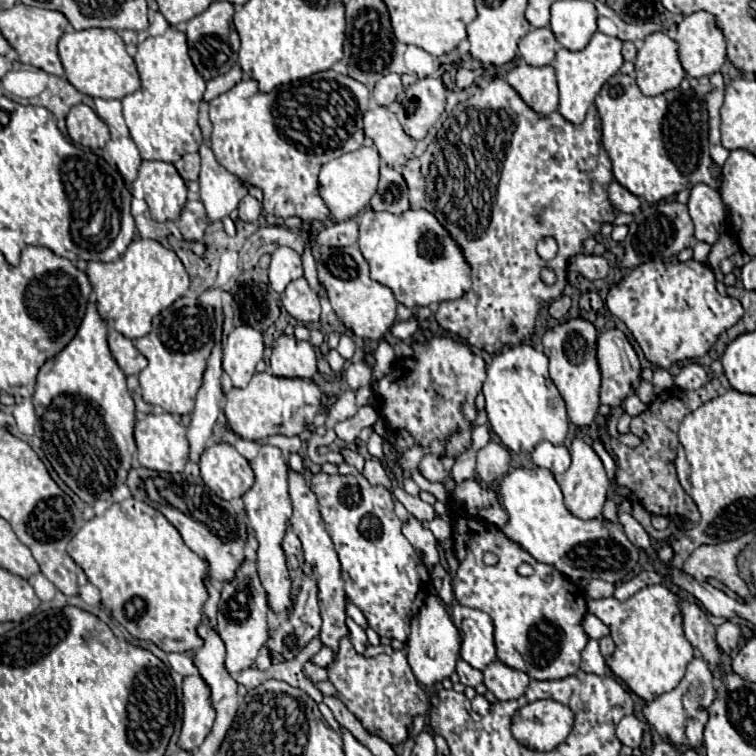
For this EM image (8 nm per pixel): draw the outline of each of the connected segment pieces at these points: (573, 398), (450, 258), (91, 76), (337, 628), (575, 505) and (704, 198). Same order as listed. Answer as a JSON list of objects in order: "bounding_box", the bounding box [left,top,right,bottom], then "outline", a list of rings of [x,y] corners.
[{"bounding_box":[543,317,601,427],"outline":[[[581,317],[559,323],[543,335],[543,351],[549,357],[551,381],[557,385],[567,405],[567,415],[577,427],[593,423],[599,407],[601,373],[597,363],[597,335],[599,335],[597,327]]]},{"bounding_box":[359,209,471,307],"outline":[[[365,209],[361,213],[361,223],[359,223],[359,249],[371,267],[373,279],[385,283],[385,287],[393,291],[395,299],[405,307],[421,307],[431,303],[453,301],[463,297],[471,287],[471,269],[467,259],[463,257],[461,247],[455,243],[451,233],[437,221],[437,217],[425,209],[417,209],[417,211],[409,209],[401,215]]]},{"bounding_box":[59,29,141,99],"outline":[[[85,29],[65,33],[59,41],[59,57],[67,81],[81,93],[101,99],[123,99],[141,87],[135,61],[125,51],[125,43],[113,29]]]},{"bounding_box":[287,469,347,651],"outline":[[[289,469],[287,475],[287,483],[289,483],[289,497],[293,503],[293,517],[291,517],[291,529],[297,533],[297,537],[303,543],[303,551],[305,551],[305,563],[307,567],[317,575],[319,579],[319,607],[321,607],[321,617],[323,617],[323,627],[321,627],[321,641],[323,645],[331,647],[333,651],[339,649],[339,639],[345,637],[347,625],[345,625],[345,603],[347,603],[347,595],[343,591],[343,579],[341,579],[341,565],[337,559],[337,553],[333,549],[331,537],[325,529],[325,523],[321,519],[319,513],[319,503],[315,493],[311,491],[309,483],[305,481],[303,473],[297,473],[293,469]]]},{"bounding_box":[561,439,609,519],"outline":[[[573,439],[571,443],[571,467],[561,475],[561,491],[565,497],[565,505],[567,509],[577,515],[579,519],[595,519],[601,517],[601,509],[607,497],[607,489],[609,489],[609,479],[605,475],[605,467],[599,459],[599,455],[589,447],[589,443],[585,443],[583,439]]]},{"bounding_box":[687,183,725,245],"outline":[[[699,183],[691,189],[687,205],[689,215],[695,223],[695,239],[713,245],[725,229],[725,211],[719,191],[713,191],[711,187]]]}]

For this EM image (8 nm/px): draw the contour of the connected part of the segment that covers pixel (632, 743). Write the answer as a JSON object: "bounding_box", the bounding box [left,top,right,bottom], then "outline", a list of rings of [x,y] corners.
{"bounding_box":[617,715,645,749],"outline":[[[635,715],[623,717],[621,723],[617,725],[617,737],[623,745],[635,749],[641,745],[641,737],[643,737],[645,725],[641,723]]]}

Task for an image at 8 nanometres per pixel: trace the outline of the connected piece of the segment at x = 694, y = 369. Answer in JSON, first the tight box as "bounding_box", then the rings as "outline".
{"bounding_box":[675,363,709,389],"outline":[[[691,363],[691,365],[683,367],[681,373],[675,377],[675,385],[681,387],[681,389],[699,389],[707,381],[709,381],[707,371],[697,363]]]}

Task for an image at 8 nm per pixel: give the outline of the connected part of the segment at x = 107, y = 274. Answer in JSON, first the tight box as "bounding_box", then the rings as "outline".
{"bounding_box":[87,239,189,339],"outline":[[[133,239],[119,261],[89,261],[87,275],[95,289],[101,317],[127,339],[147,335],[151,331],[151,319],[189,289],[189,277],[181,259],[175,251],[153,239]]]}

